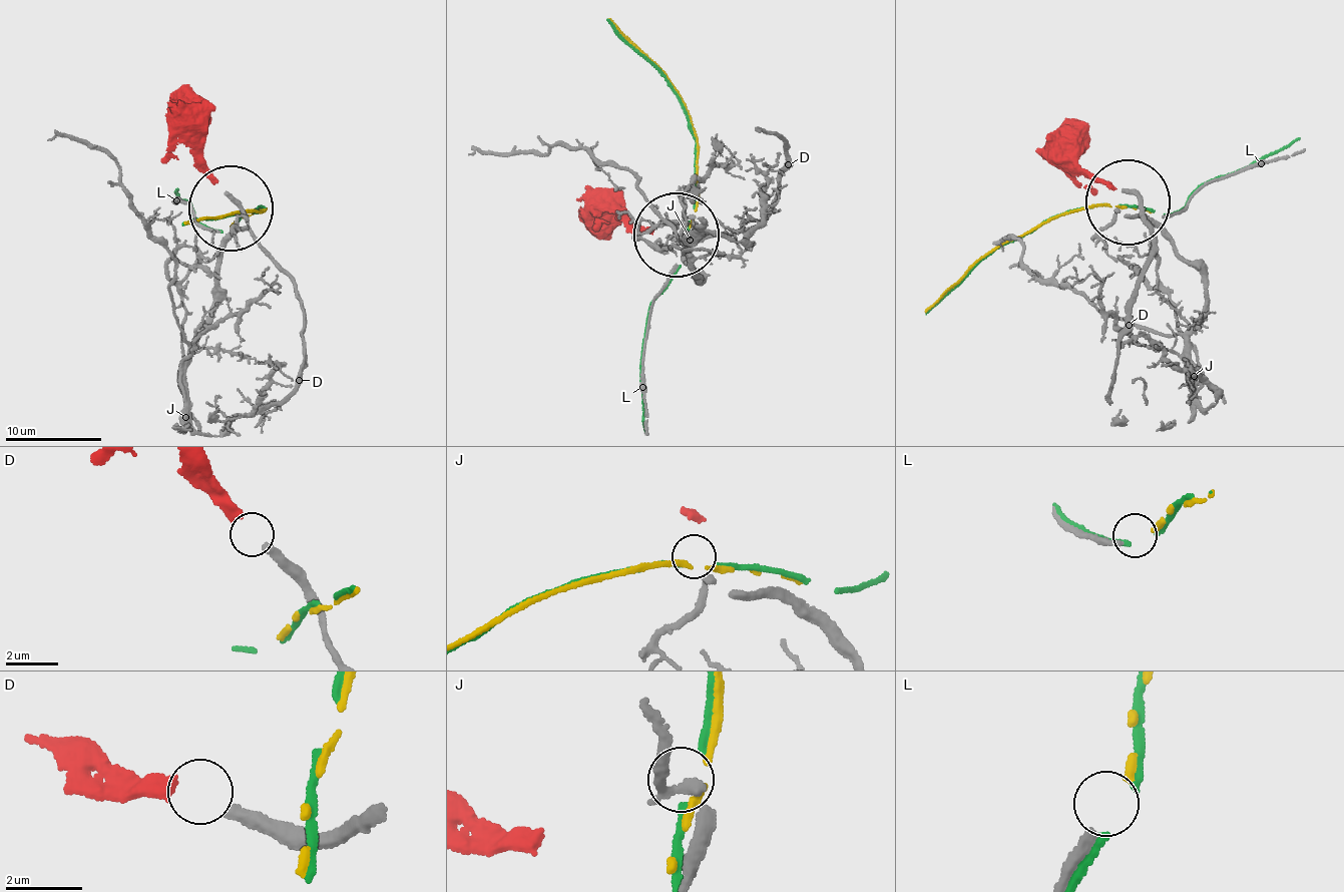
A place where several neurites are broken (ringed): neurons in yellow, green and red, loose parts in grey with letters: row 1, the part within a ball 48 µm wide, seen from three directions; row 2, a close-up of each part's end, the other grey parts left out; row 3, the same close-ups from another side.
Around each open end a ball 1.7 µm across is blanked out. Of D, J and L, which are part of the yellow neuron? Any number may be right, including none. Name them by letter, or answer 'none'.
L

